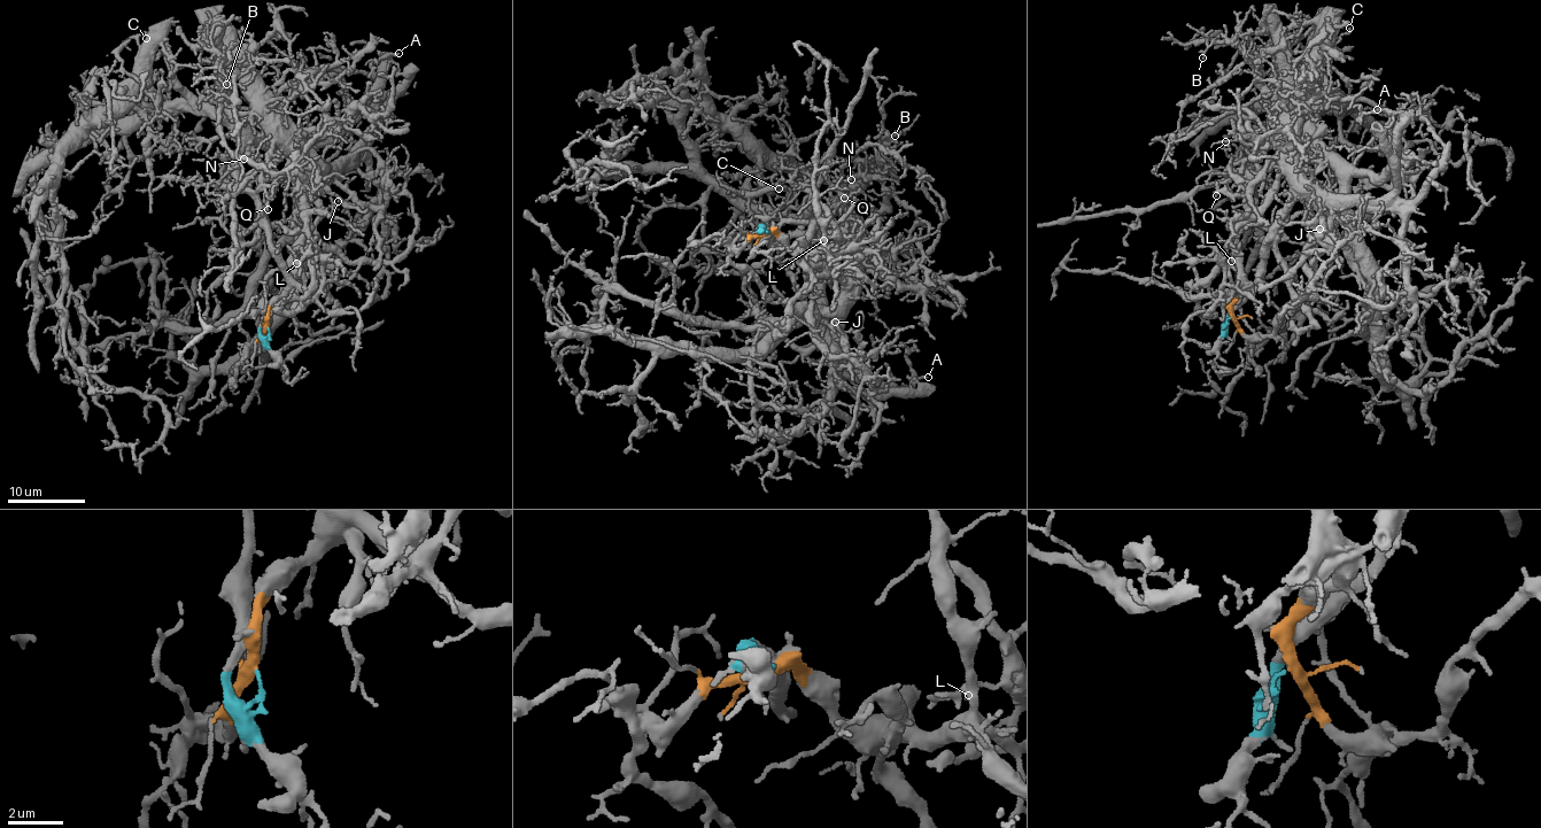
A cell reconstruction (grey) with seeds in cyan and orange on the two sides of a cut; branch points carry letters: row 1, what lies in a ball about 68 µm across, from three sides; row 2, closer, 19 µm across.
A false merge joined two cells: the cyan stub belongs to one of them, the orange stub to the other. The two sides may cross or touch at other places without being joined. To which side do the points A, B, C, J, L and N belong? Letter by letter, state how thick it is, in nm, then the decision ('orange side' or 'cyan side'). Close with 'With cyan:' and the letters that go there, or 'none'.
A: 160 nm thick; orange side
B: 80 nm thick; orange side
C: 110 nm thick; orange side
J: 200 nm thick; cyan side
L: 170 nm thick; cyan side
N: 130 nm thick; orange side
With cyan: J, L

